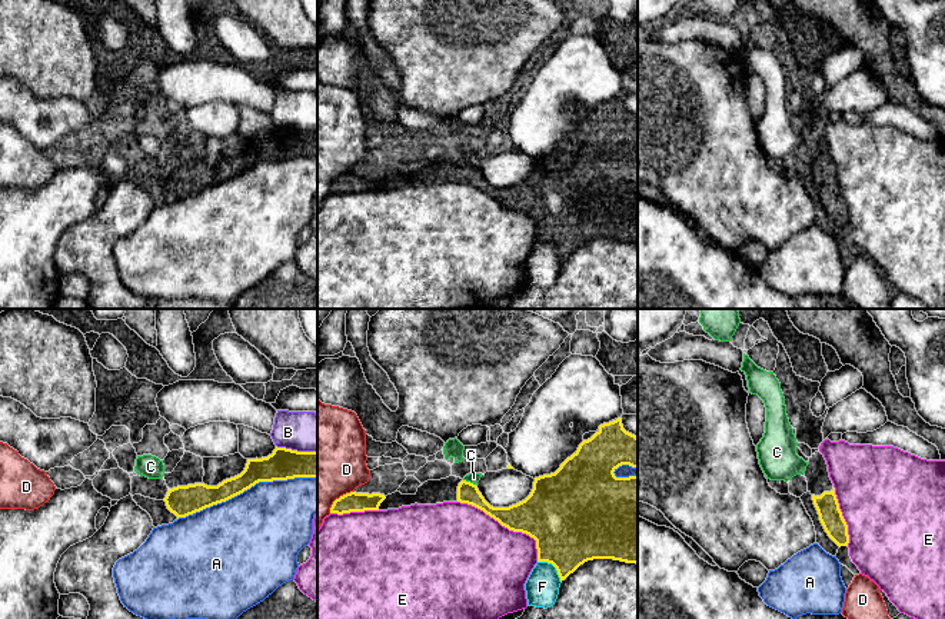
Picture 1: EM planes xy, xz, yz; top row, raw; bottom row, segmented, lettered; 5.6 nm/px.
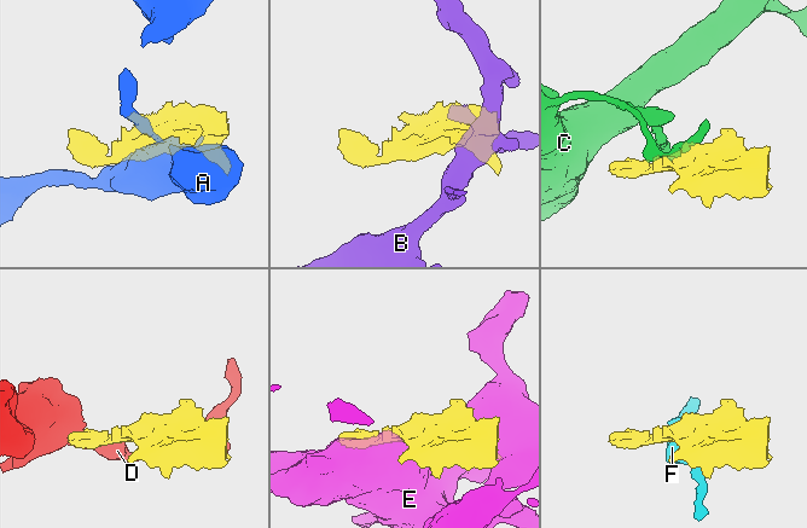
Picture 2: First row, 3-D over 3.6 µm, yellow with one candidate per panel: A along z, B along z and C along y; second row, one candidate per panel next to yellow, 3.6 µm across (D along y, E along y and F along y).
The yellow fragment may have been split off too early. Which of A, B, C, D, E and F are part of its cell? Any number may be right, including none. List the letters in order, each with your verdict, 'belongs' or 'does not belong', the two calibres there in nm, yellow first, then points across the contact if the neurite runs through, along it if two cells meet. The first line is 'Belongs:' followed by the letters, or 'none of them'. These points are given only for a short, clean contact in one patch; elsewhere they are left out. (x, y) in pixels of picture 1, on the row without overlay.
Belongs: none of them
A: does not belong; calibres 170 and 480 nm
B: does not belong; calibres 180 and 220 nm
C: does not belong; calibres 120 and 60 nm; border xz (463, 159), (475, 165)
D: does not belong; calibres 110 and 480 nm
E: does not belong; calibres 320 and 480 nm
F: does not belong; calibres 440 and 190 nm

